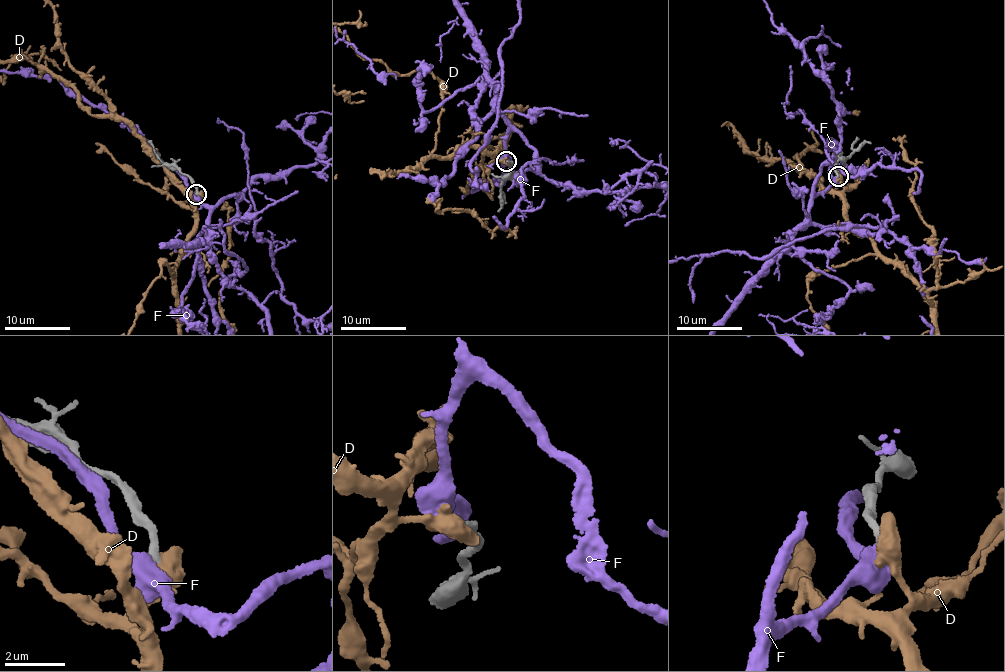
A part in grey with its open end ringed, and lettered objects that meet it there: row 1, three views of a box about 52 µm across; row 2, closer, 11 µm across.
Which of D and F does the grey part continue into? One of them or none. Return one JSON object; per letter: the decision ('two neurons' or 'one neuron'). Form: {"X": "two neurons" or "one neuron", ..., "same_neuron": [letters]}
{"D": "one neuron", "F": "two neurons", "same_neuron": ["D"]}

